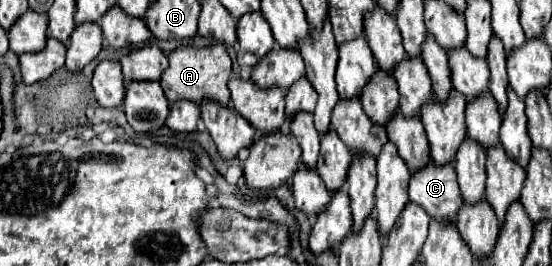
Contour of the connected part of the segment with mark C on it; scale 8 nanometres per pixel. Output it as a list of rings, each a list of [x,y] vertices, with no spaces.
[[[428,163],[410,179],[410,201],[420,205],[432,219],[454,223],[462,209],[456,171],[452,165],[434,167]]]

